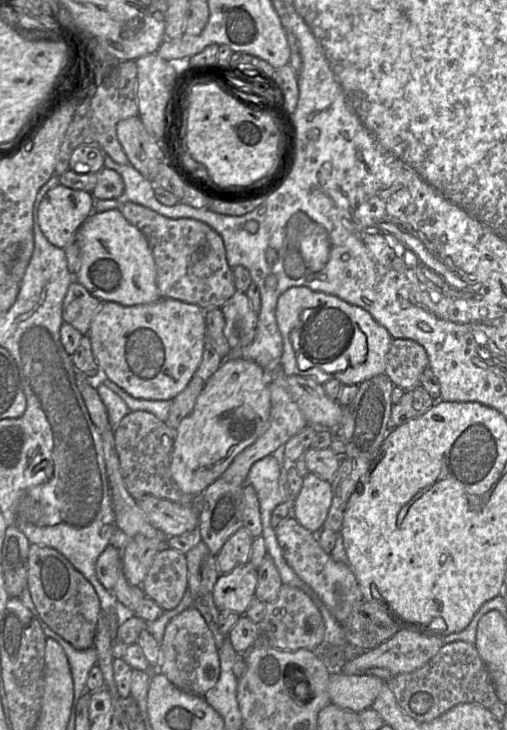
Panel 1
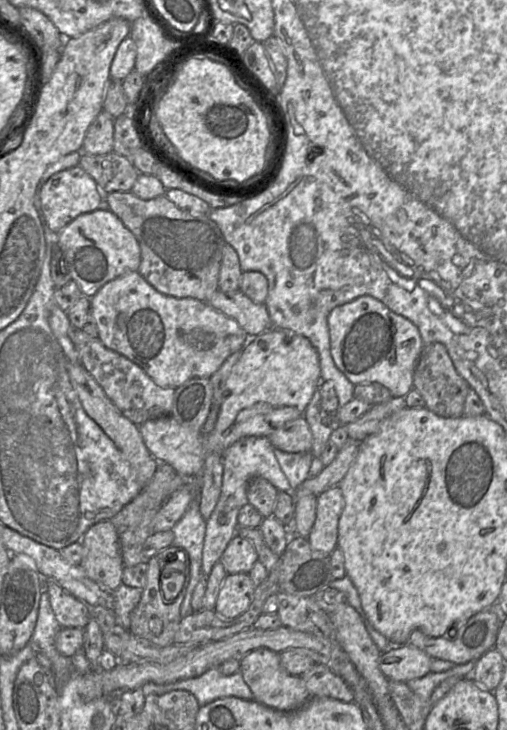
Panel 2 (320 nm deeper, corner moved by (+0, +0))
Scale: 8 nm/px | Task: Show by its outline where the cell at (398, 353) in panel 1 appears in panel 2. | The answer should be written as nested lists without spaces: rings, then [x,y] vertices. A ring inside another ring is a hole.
[[[439,342],[425,345],[414,371],[413,388],[422,395],[426,407],[441,417],[459,417],[464,415],[464,403],[470,385],[457,372],[446,347]]]

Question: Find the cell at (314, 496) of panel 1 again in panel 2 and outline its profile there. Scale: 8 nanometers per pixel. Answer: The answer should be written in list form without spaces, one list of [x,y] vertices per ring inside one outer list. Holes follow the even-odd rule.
[[[338,486],[317,496],[316,519],[308,536],[311,547],[331,555],[338,547],[338,523],[345,500]]]

